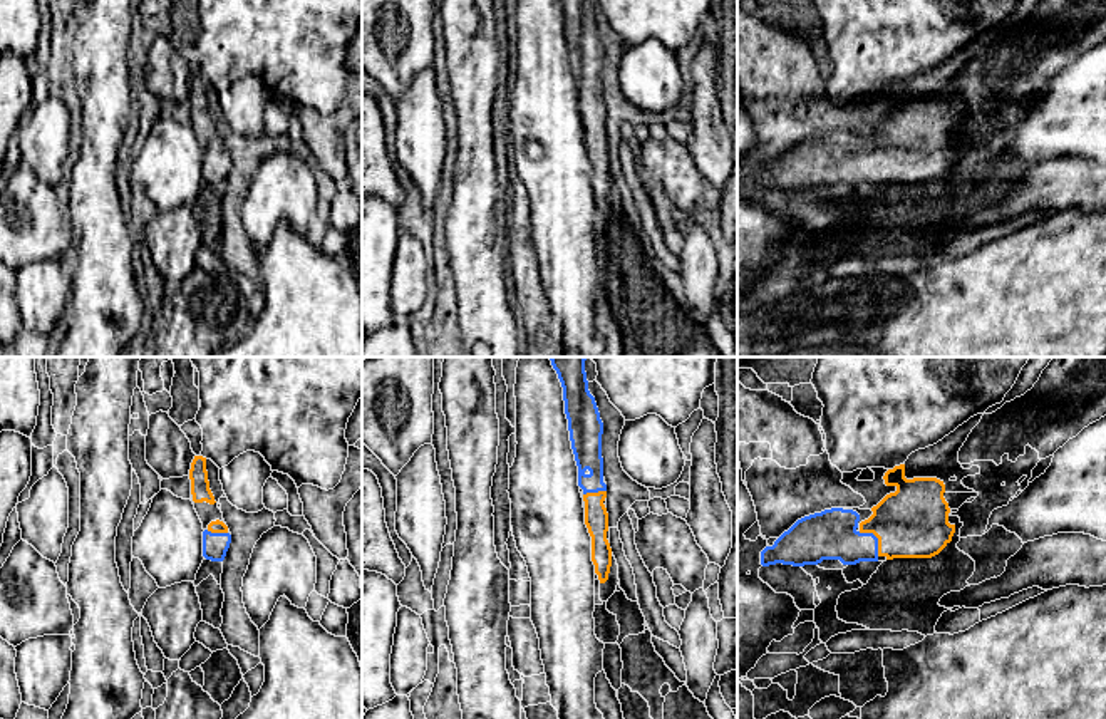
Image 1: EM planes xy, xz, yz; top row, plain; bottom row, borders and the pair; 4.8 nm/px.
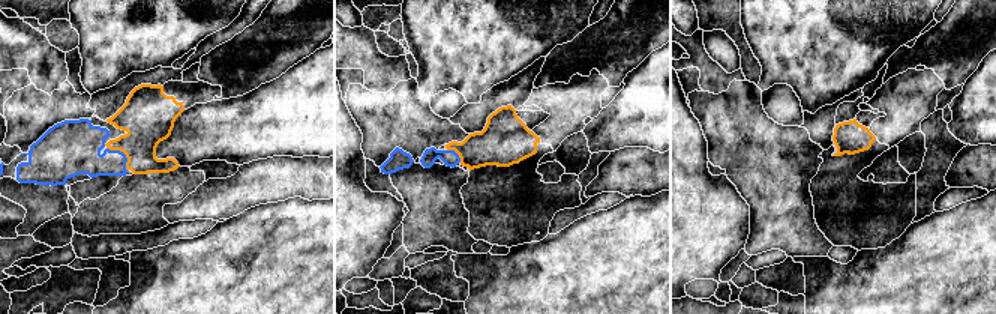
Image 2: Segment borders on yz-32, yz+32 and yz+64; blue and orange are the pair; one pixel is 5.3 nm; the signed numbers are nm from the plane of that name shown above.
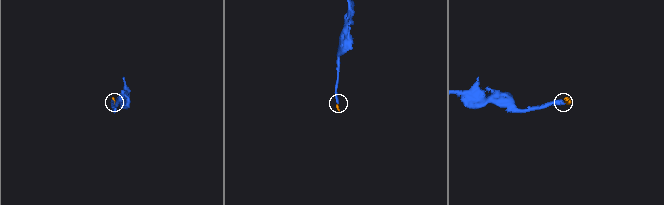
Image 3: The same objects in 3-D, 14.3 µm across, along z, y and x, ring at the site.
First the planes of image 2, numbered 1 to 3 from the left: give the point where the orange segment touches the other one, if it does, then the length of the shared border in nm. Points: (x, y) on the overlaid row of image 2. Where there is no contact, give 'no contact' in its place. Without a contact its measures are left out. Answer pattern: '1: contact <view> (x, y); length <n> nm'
1: contact yz-32 (123, 153); length 170 nm
2: contact yz+32 (456, 153); length 100 nm
3: no contact

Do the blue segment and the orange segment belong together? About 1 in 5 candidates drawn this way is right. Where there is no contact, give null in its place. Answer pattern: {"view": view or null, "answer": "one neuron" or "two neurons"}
{"view": "yz", "answer": "one neuron"}

